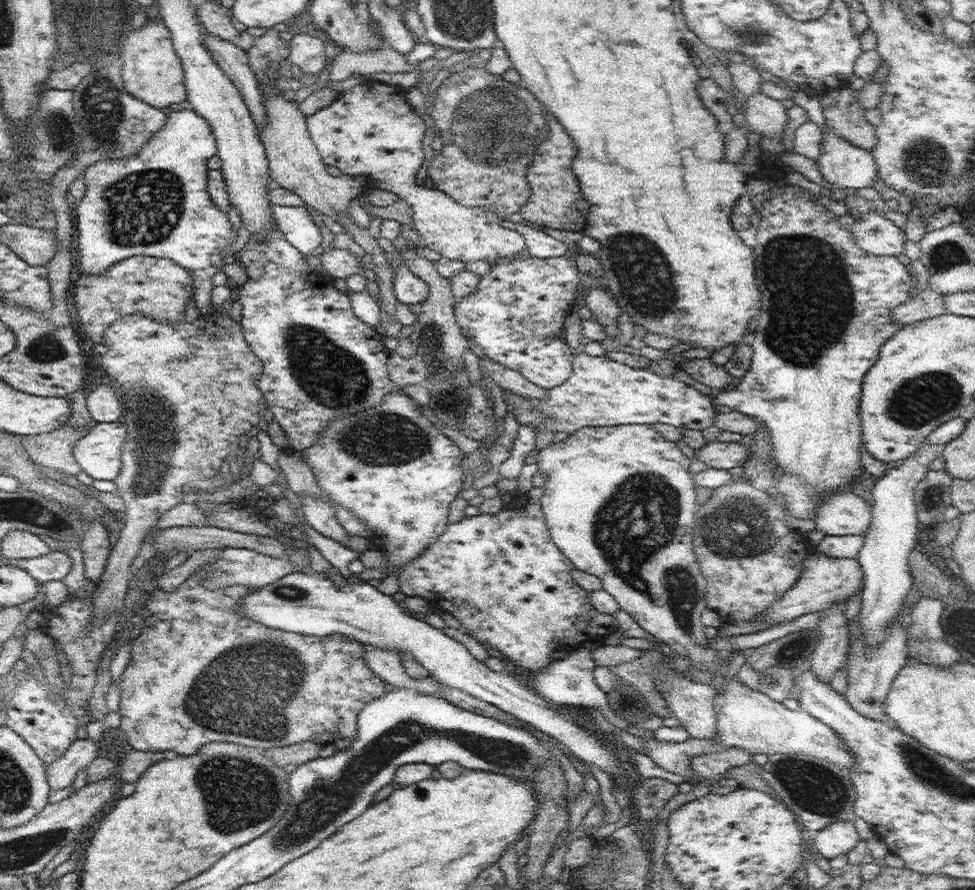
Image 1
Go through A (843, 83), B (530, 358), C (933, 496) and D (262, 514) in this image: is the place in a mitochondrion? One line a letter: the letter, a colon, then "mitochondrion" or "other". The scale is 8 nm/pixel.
A: other
B: other
C: mitochondrion
D: other

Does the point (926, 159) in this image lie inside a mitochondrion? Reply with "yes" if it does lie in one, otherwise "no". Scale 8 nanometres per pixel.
yes

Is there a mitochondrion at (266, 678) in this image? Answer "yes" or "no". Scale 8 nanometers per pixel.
yes

